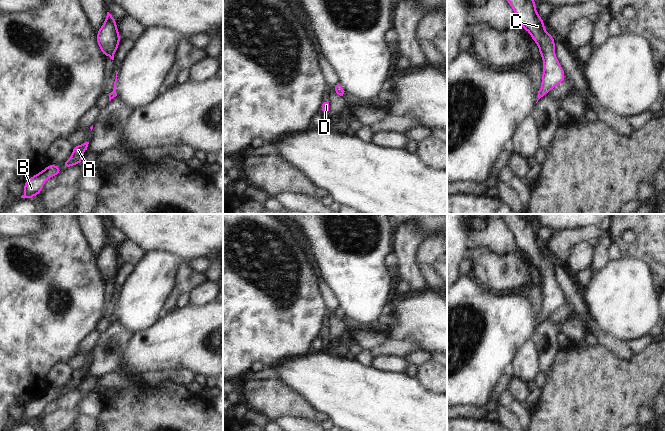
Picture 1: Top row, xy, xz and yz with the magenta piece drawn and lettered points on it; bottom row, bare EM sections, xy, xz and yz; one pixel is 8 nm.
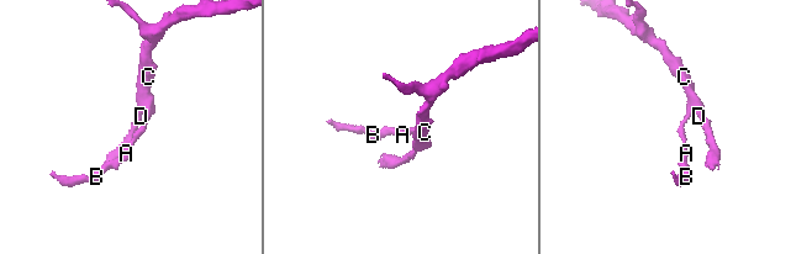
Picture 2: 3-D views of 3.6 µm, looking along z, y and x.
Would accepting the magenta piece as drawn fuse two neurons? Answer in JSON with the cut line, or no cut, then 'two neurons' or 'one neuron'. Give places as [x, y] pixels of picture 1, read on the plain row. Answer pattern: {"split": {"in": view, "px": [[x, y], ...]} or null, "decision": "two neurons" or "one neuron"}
{"split": null, "decision": "one neuron"}

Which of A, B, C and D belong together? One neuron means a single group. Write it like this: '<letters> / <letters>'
A B C D

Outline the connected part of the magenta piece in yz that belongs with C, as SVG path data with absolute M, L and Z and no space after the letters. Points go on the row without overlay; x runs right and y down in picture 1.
M518 214L501 215L513 233L518 249L530 257L532 264L539 271L543 296L538 326L541 321L566 304L564 294L555 279L555 263L545 254L544 244L537 236L532 220L524 220Z

